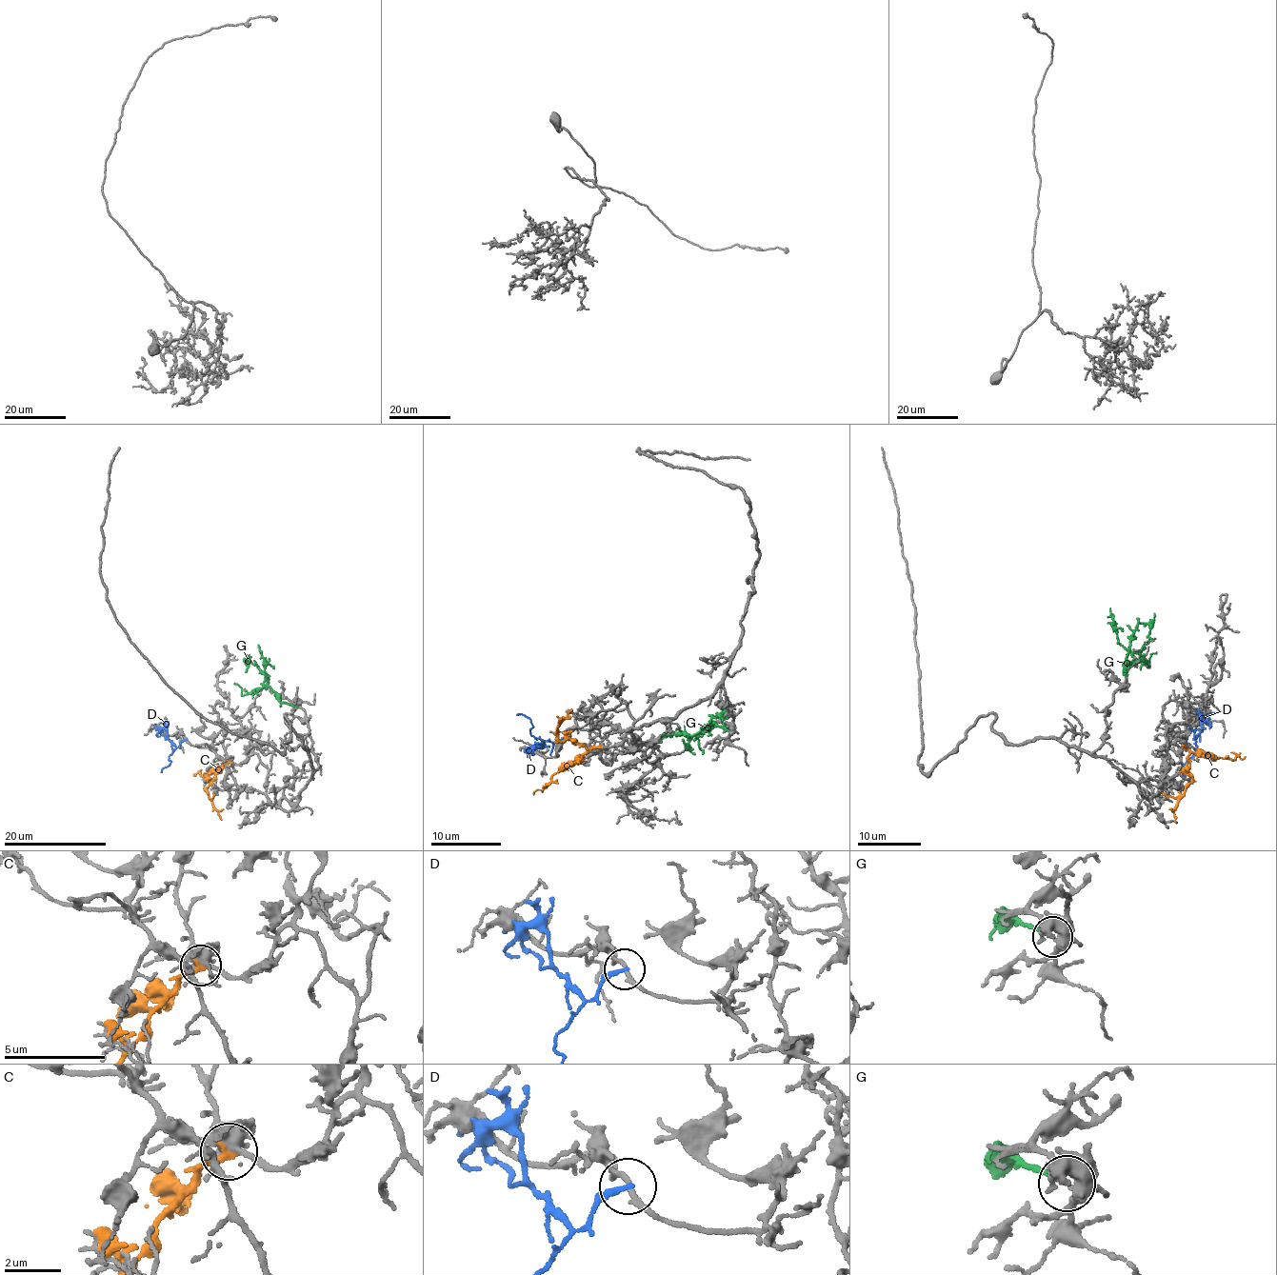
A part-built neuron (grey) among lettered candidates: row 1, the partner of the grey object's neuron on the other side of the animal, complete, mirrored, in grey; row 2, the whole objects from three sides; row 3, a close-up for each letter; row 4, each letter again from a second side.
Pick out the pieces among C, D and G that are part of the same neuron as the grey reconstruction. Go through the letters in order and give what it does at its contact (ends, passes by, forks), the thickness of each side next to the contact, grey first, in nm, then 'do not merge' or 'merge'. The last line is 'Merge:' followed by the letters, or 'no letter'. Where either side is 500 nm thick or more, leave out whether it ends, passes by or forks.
C: it ends there; 400 nm thick on the grey side, 260 nm on the other; do not merge
D: it ends there; 170 nm thick on the grey side, 190 nm on the other; do not merge
G: it ends there; 200 nm thick on the grey side, 190 nm on the other; merge
Merge: G

